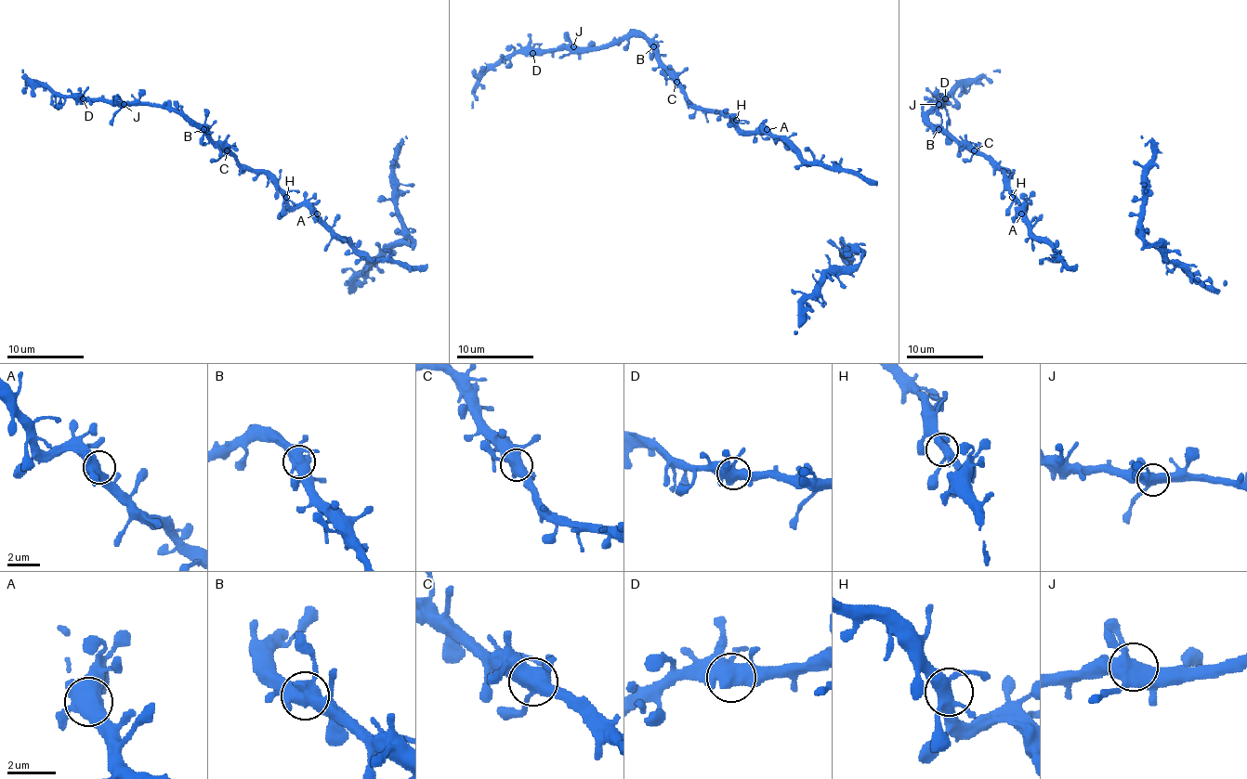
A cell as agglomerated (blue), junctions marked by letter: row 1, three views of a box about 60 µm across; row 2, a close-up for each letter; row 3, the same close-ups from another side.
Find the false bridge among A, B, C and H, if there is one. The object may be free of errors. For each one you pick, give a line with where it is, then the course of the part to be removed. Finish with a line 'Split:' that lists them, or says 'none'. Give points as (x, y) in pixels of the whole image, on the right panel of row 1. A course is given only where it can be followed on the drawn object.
Split: none

